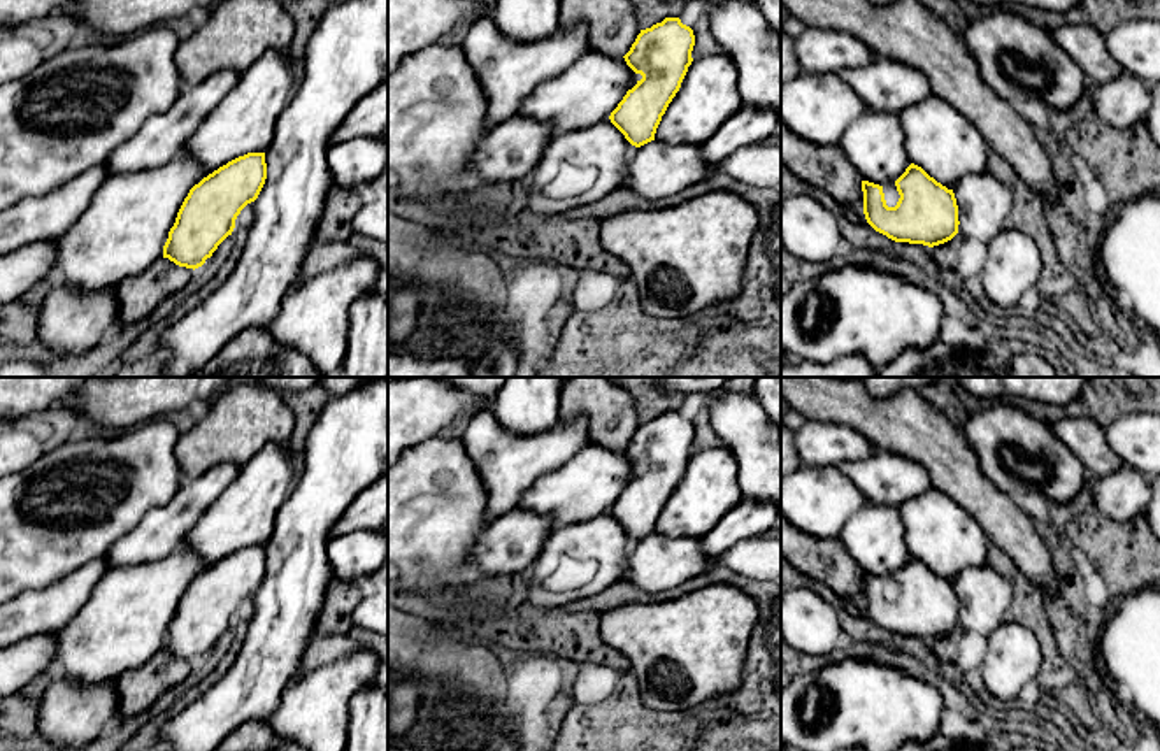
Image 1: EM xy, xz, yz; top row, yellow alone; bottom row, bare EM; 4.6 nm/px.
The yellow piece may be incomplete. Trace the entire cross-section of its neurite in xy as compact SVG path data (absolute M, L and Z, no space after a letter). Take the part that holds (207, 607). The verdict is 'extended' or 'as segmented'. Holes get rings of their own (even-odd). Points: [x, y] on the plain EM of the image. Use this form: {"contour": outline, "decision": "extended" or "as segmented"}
{"contour": "M247 546L204 570L184 591L163 651L193 663L202 660L232 628L237 609L258 591L265 572L265 546Z", "decision": "as segmented"}

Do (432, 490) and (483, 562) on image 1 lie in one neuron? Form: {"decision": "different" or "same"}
{"decision": "same"}

